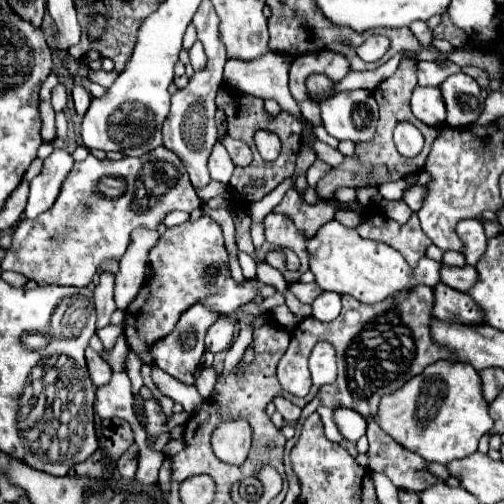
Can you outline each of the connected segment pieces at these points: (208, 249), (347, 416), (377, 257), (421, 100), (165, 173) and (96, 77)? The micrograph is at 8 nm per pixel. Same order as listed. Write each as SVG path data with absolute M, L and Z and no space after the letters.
M201 215L197 221L185 221L181 225L169 227L161 235L159 243L151 249L149 263L153 269L149 281L141 287L139 295L125 309L125 339L129 343L129 349L137 353L143 363L151 365L151 379L157 385L157 389L175 403L181 403L183 409L191 415L201 409L203 401L197 399L195 387L187 387L185 383L179 383L177 379L173 379L153 363L151 357L153 343L173 333L177 319L193 303L205 303L207 307L213 307L213 311L227 315L233 313L237 307L253 301L257 293L261 293L263 297L271 297L275 289L263 285L261 281L255 281L253 285L233 281L227 265L221 227L215 221L211 221L207 215Z
M337 407L337 409L333 411L333 421L335 421L339 433L343 435L343 439L347 439L347 441L353 441L353 443L355 443L359 437L365 435L367 423L365 423L365 419L363 419L357 411L353 411L353 409Z
M329 221L323 225L315 237L307 241L307 251L311 257L311 271L315 275L317 285L323 291L335 291L339 295L351 295L361 303L379 303L387 297L393 297L395 293L405 293L413 291L413 287L427 285L431 289L441 283L439 269L441 263L423 257L417 265L417 269L411 269L407 261L395 251L393 247L379 243L379 241L369 241L361 239L355 229L349 229L337 221Z
M417 87L411 97L411 111L421 123L429 127L441 127L445 123L445 103L441 99L441 89Z
M157 147L155 151L143 157L123 157L121 161L97 159L89 155L85 161L79 161L71 167L63 189L53 203L53 207L41 213L37 219L21 219L13 229L13 243L1 261L3 271L17 271L25 275L29 281L35 281L39 287L43 285L73 285L87 287L93 281L93 275L99 271L99 263L105 259L121 259L129 245L129 235L137 227L157 229L157 225L165 219L165 215L173 209L181 209L191 213L199 209L199 197L195 195L187 173L179 171L183 167L181 159L177 159L165 147Z
M101 69L101 71L91 71L91 73L89 73L89 81L99 83L99 85L103 85L103 87L109 87L115 79L117 79L117 73L115 73L115 71L107 73L107 71Z

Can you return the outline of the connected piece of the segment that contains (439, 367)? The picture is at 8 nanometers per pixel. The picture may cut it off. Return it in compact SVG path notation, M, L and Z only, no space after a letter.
M433 363L405 387L379 403L377 423L401 447L421 455L429 463L465 459L477 451L479 439L493 427L487 403L481 395L481 379L469 363Z

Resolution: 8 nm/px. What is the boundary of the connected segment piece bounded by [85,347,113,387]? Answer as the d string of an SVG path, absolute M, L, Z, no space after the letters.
M91 347L85 349L85 359L87 359L87 367L89 367L89 375L91 375L91 381L99 387L99 385L105 385L109 383L111 379L111 367L107 365L107 361L95 353Z

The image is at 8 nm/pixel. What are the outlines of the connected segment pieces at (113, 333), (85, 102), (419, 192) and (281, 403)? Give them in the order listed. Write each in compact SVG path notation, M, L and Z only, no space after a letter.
M107 325L107 327L99 329L97 335L99 335L99 339L103 341L105 349L109 351L109 349L115 347L115 339L117 339L119 335L123 335L123 325Z
M75 85L73 91L71 91L71 95L73 95L73 101L75 101L75 111L77 111L77 115L83 117L83 113L89 109L89 103L91 103L89 91L87 91L85 87L81 87L81 85Z
M411 187L409 191L405 191L405 197L403 201L413 209L413 211L419 211L421 209L421 199L425 199L425 187Z
M279 397L279 399L275 399L273 403L275 403L277 411L283 415L283 419L285 419L287 423L295 423L295 421L299 419L299 415L301 415L301 409L299 409L297 405L293 405L291 401L287 401L287 399Z

